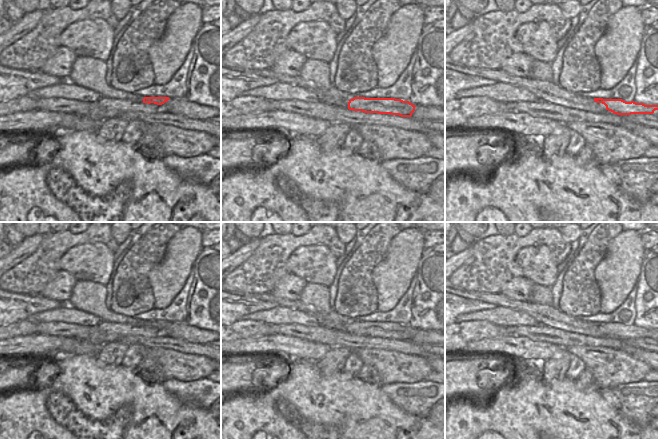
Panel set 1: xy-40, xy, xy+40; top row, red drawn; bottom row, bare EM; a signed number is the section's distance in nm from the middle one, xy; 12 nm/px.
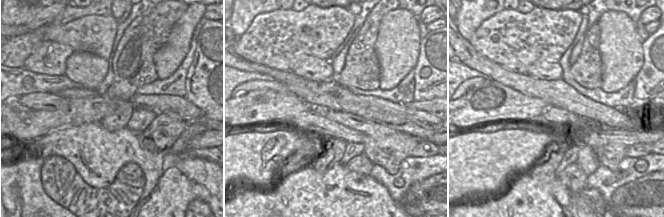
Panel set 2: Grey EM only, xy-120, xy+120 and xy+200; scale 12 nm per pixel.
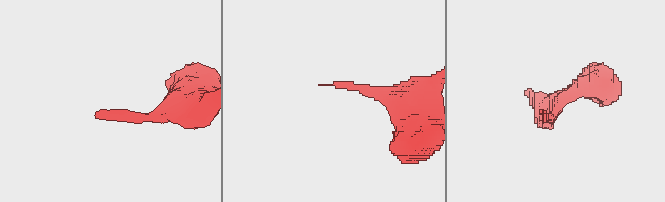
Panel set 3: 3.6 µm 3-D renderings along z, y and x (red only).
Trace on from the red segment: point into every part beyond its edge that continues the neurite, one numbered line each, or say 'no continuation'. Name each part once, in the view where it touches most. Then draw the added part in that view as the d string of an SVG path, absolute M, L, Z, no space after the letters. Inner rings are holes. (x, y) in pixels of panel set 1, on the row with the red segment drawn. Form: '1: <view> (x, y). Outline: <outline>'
1: xy-40 (103, 108). Outline: M102 98L90 103L90 108L87 112L87 117L93 121L104 121L107 118L116 118L123 113L134 113L139 111L141 113L153 114L166 113L168 106L150 105L148 103L133 103L129 101L120 101L118 99Z

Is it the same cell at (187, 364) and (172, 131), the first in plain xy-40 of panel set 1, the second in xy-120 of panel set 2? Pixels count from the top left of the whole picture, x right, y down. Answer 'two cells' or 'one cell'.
two cells

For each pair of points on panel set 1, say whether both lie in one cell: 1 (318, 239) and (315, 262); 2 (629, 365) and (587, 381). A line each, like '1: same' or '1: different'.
1: different
2: different

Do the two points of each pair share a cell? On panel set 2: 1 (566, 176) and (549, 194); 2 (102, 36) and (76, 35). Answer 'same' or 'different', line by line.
1: different
2: same

